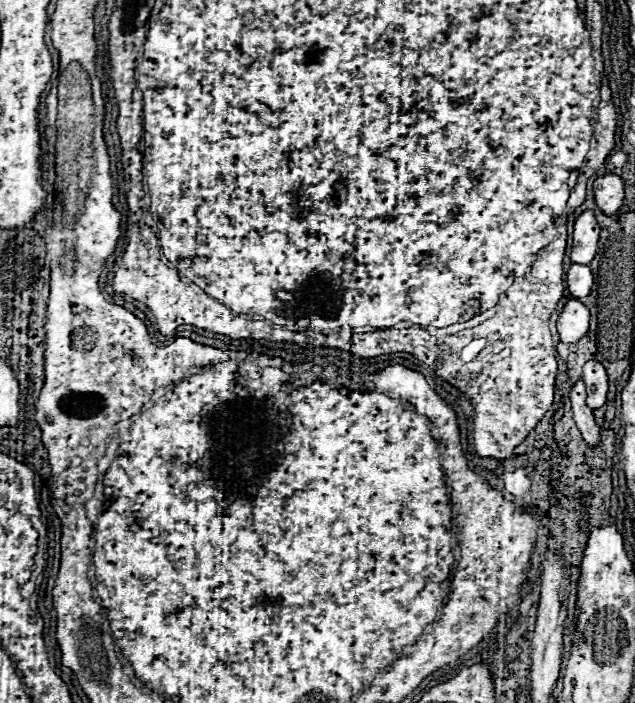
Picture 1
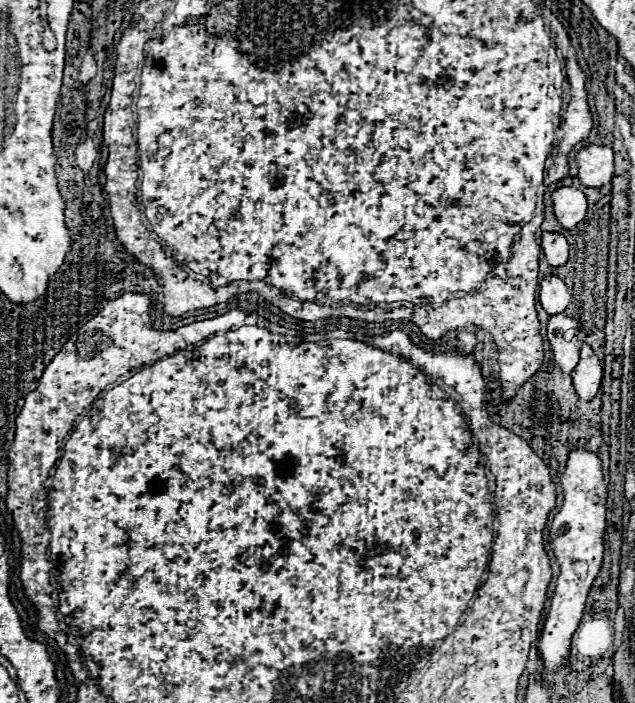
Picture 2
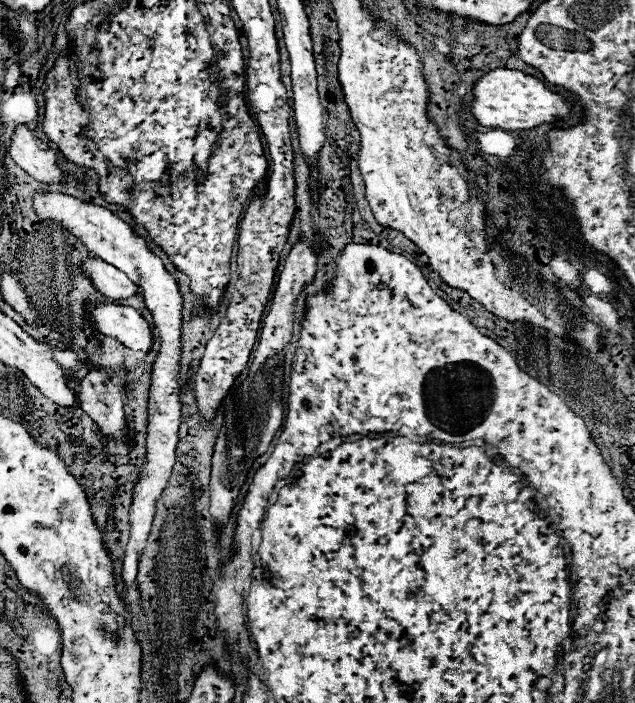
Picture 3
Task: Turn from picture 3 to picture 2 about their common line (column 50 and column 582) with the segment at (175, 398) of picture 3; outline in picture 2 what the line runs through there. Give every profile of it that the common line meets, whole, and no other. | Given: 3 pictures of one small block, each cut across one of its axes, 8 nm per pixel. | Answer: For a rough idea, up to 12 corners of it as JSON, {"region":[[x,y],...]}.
{"region":[[576,188],[552,192],[554,214],[572,230],[586,216],[586,196]]}

